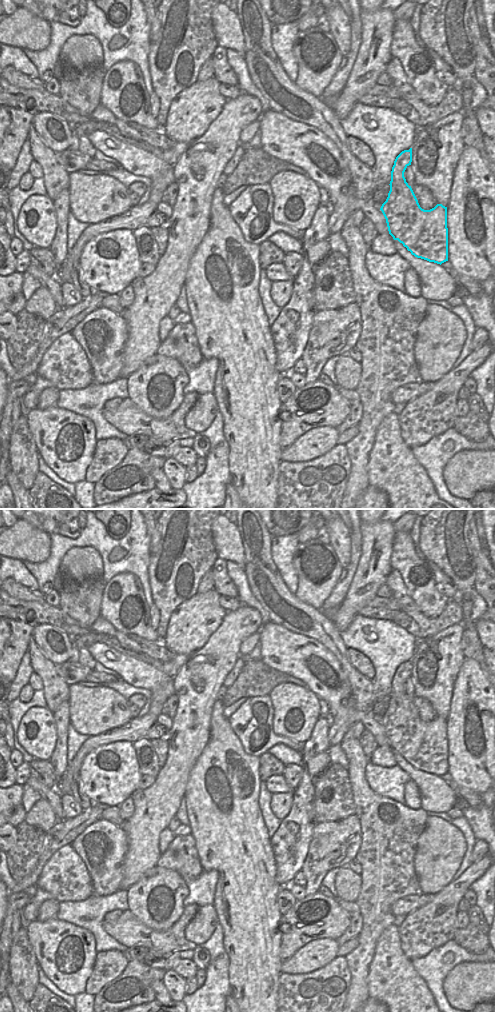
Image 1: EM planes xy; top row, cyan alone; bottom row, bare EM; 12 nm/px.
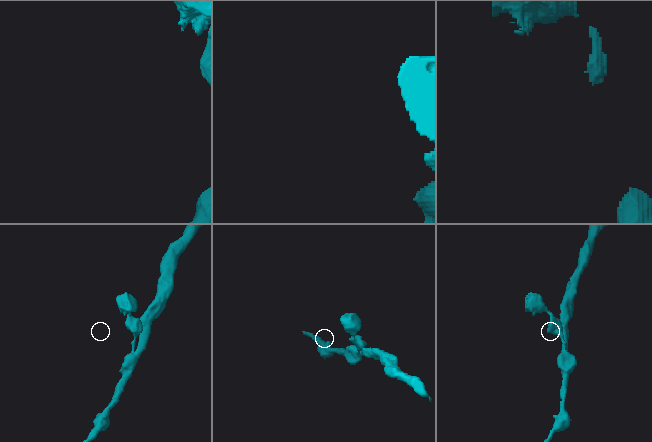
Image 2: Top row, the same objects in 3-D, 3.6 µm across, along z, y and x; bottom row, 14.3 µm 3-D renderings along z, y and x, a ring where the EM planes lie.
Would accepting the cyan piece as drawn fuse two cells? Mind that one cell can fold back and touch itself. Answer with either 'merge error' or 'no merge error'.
no merge error

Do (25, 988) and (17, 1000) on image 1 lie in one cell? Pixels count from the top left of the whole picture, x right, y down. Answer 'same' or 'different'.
different

